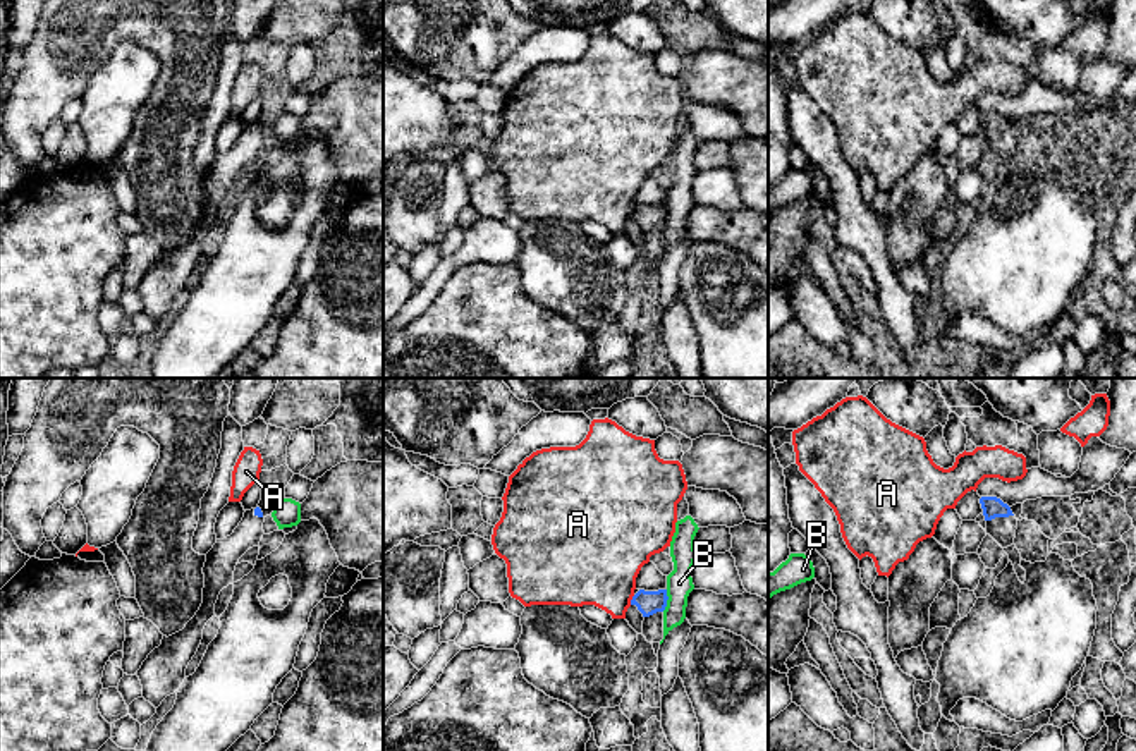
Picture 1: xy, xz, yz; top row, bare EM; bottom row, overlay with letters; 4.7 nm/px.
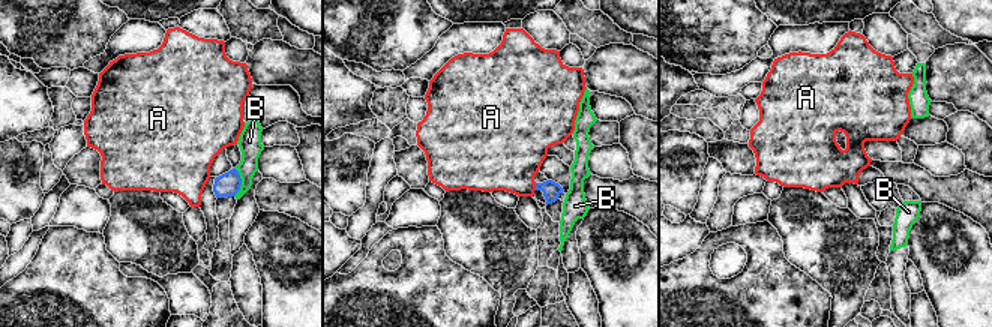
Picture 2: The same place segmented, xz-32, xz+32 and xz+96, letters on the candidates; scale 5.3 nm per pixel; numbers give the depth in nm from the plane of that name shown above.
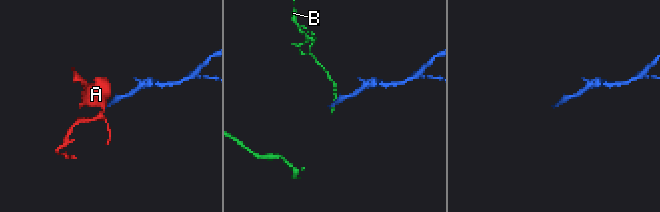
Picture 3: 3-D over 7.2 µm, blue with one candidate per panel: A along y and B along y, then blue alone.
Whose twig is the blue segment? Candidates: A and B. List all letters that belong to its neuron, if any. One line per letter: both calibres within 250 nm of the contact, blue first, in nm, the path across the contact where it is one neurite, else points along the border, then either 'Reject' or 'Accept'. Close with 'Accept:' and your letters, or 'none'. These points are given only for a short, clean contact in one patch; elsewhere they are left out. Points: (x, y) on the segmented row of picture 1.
A: Thickness 110 nm (blue) against 420 nm. Boundary: xz (635, 595), (629, 604). Reject
B: Thickness 110 nm (blue) against 130 nm. Boundary: xz (667, 590), (667, 605), (662, 610). Reject
Accept: none

